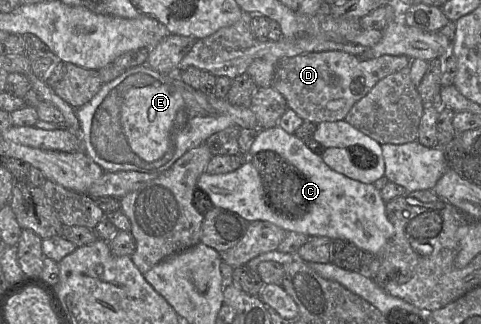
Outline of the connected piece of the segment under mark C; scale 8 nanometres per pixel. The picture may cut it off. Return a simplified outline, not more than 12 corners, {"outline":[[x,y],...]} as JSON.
{"outline":[[260,129],[248,161],[204,172],[215,207],[377,255],[394,235],[373,184],[329,168],[294,133]]}

